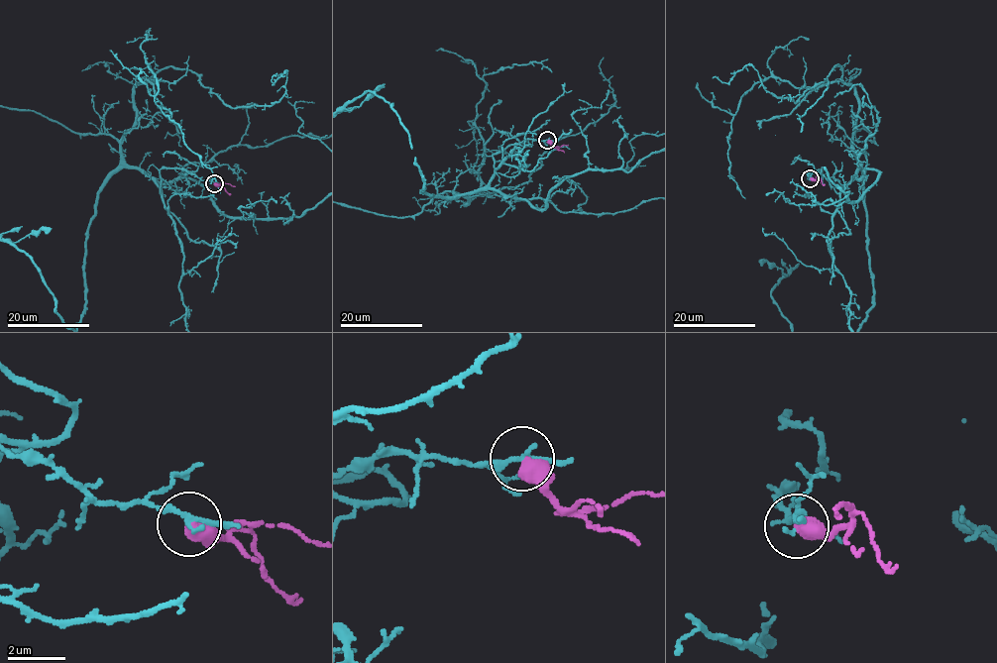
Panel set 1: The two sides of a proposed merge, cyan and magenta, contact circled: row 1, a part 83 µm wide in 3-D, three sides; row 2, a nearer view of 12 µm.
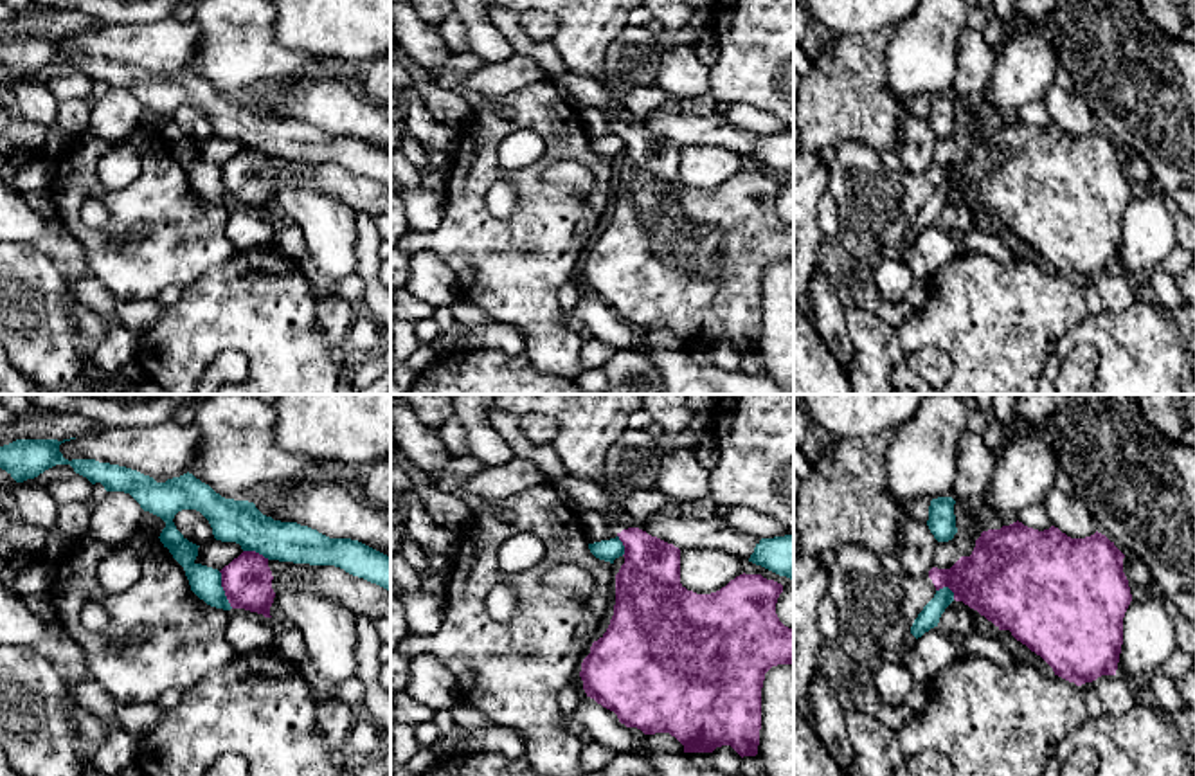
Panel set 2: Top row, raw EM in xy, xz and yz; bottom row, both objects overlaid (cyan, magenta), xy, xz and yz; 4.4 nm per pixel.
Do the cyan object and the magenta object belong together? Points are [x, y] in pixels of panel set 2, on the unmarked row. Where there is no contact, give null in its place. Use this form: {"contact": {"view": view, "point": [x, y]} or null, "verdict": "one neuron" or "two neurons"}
{"contact": {"view": "xy", "point": [222, 186]}, "verdict": "two neurons"}

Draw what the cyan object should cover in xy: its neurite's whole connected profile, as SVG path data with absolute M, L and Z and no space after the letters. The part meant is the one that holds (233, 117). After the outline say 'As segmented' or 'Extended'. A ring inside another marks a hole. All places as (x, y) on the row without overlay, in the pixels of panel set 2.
M16 36L0 43L0 65L5 67L16 79L34 76L56 61L70 61L76 70L86 74L92 81L101 79L106 88L130 90L144 108L160 113L166 124L160 130L160 139L169 146L173 155L184 164L191 187L207 202L230 207L230 200L221 184L221 169L218 166L196 160L198 144L189 139L175 122L173 115L182 106L200 108L211 121L212 131L221 139L236 139L243 148L256 148L268 157L310 160L310 162L335 162L346 169L364 175L391 187L391 153L351 135L329 135L317 126L301 122L297 119L281 119L263 112L254 99L225 95L209 81L196 76L193 70L157 79L153 74L137 67L99 59L95 56L65 56L59 41L70 36Z. As segmented

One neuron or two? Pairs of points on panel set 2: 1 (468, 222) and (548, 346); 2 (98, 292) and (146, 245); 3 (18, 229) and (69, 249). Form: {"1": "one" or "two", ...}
{"1": "one", "2": "two", "3": "one"}

